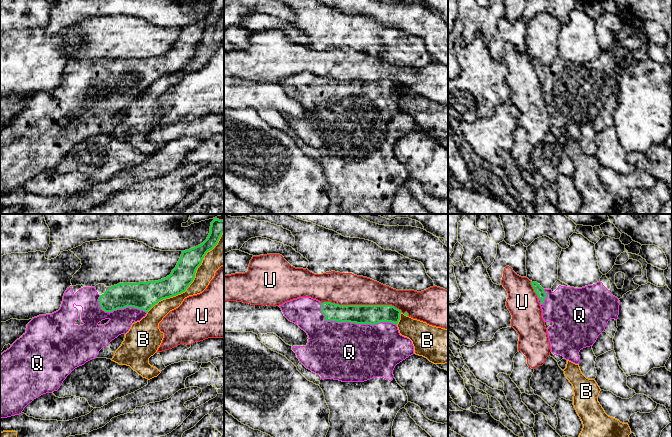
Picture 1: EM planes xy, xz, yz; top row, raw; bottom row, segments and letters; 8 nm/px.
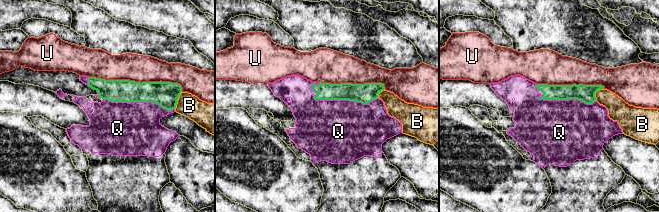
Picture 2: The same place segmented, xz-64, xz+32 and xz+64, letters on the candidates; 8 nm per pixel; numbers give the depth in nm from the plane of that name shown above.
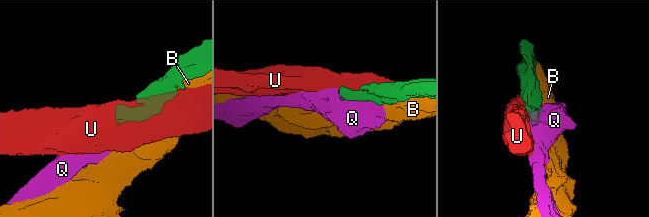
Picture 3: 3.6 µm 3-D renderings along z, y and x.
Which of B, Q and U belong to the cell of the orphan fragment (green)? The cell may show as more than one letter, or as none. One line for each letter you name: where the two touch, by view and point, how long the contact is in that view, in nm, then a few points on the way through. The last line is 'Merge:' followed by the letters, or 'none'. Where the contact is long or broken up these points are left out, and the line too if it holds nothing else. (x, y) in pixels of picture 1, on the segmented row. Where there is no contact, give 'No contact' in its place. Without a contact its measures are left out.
Q: Touches green at xz (352, 322). Shared border 650 nm
Merge: Q

